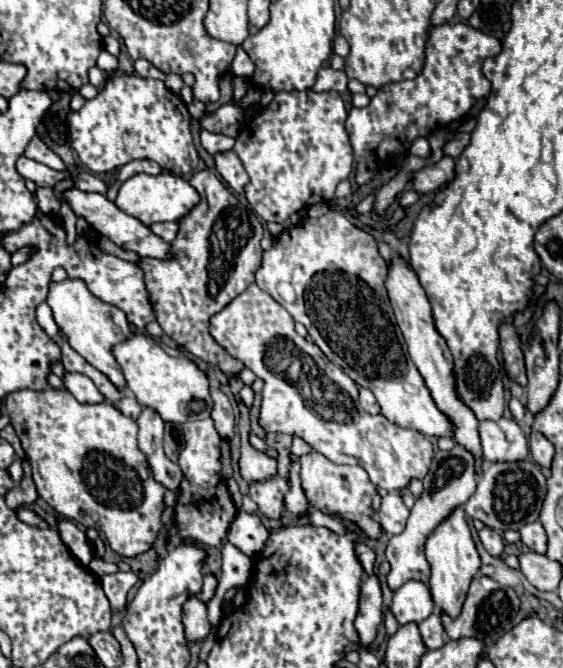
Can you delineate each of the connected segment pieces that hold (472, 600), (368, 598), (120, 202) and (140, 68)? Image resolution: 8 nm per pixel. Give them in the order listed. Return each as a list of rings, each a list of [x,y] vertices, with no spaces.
[[[478,574],[468,588],[462,614],[456,620],[450,620],[448,616],[444,616],[442,622],[452,640],[478,638],[482,644],[492,646],[500,636],[504,636],[514,626],[514,618],[518,616],[518,612],[520,612],[520,596],[514,592],[514,588],[502,586],[496,580],[484,574]]]
[[[376,576],[364,578],[360,586],[360,608],[356,616],[356,630],[360,636],[360,648],[368,648],[382,624],[382,592]]]
[[[162,172],[158,176],[136,174],[136,176],[128,178],[120,186],[114,204],[122,212],[136,216],[142,224],[150,226],[150,224],[156,224],[156,222],[178,222],[184,214],[188,214],[192,210],[192,206],[198,204],[198,200],[200,200],[198,192],[184,178],[180,178],[172,172]]]
[[[136,60],[134,62],[134,70],[142,76],[142,78],[158,78],[158,80],[164,80],[166,76],[158,70],[158,68],[154,68],[148,60]]]

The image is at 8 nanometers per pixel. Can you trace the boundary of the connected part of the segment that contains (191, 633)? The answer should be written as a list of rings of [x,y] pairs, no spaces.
[[[190,598],[182,608],[182,624],[188,642],[202,642],[210,634],[206,606],[200,598]]]

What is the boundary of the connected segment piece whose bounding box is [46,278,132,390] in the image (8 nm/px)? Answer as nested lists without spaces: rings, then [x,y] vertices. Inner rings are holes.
[[[66,278],[62,282],[50,282],[48,286],[48,298],[46,298],[48,306],[52,308],[54,320],[60,328],[60,332],[68,338],[68,344],[88,362],[92,364],[96,370],[100,370],[102,374],[106,374],[110,378],[112,384],[116,384],[120,390],[126,386],[122,370],[116,362],[116,358],[112,356],[112,346],[126,340],[130,336],[130,324],[124,316],[124,312],[112,304],[102,302],[100,298],[92,296],[92,292],[88,290],[88,286],[84,284],[84,280],[80,278]]]

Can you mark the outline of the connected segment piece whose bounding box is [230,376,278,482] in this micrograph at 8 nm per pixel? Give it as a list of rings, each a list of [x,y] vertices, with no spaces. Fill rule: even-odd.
[[[234,376],[234,378],[230,380],[230,390],[232,390],[232,394],[236,394],[240,412],[237,425],[241,441],[239,471],[246,482],[262,482],[262,480],[266,480],[266,478],[276,476],[278,460],[266,456],[265,453],[255,450],[248,444],[248,434],[250,434],[248,408],[242,404],[242,400],[240,400],[240,396],[238,396],[240,390],[242,390],[242,386],[244,386],[244,382],[242,382],[238,376]]]

